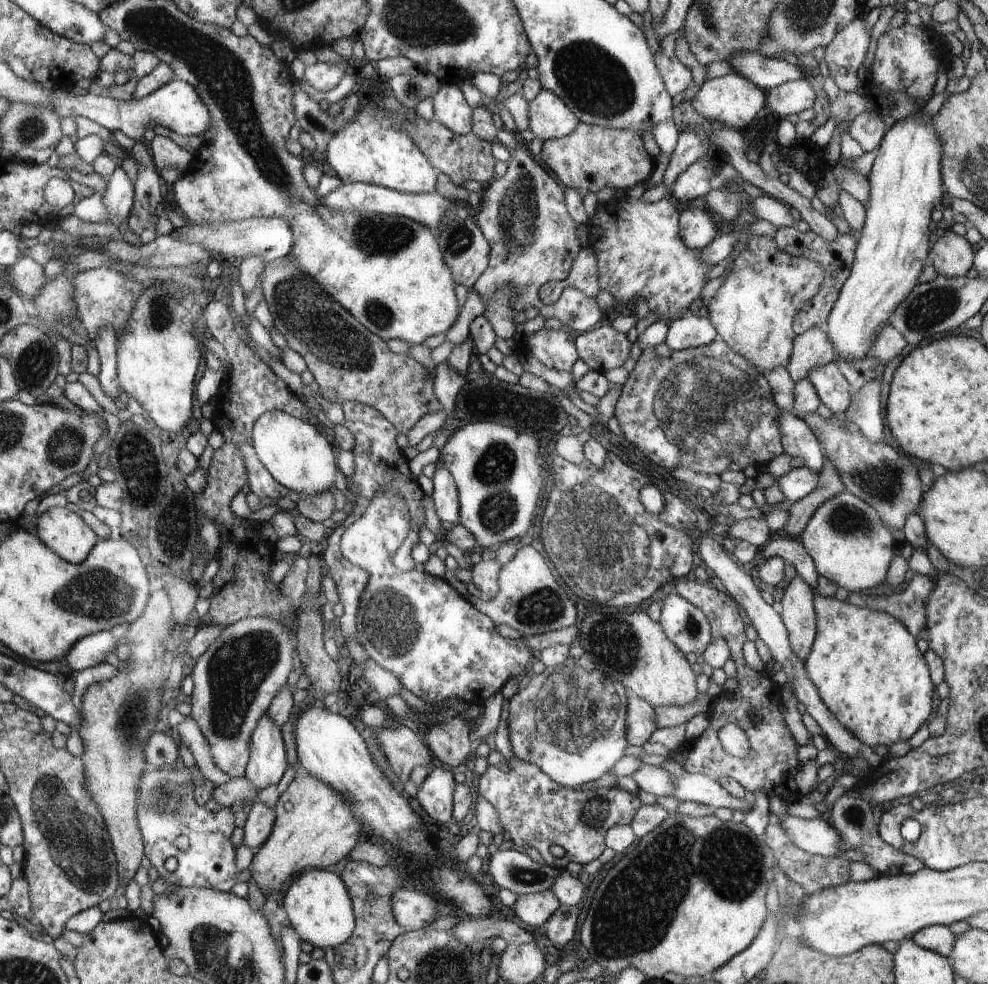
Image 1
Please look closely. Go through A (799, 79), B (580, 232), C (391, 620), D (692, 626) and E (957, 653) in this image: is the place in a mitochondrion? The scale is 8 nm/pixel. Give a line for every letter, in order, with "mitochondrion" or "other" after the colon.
A: other
B: other
C: mitochondrion
D: mitochondrion
E: other

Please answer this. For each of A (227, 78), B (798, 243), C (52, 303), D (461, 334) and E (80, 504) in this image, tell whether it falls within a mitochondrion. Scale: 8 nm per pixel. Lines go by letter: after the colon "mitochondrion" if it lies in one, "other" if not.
A: mitochondrion
B: other
C: mitochondrion
D: other
E: other

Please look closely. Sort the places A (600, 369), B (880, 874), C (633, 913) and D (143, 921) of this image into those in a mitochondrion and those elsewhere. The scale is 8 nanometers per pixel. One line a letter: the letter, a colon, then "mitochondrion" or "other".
A: other
B: other
C: mitochondrion
D: other

